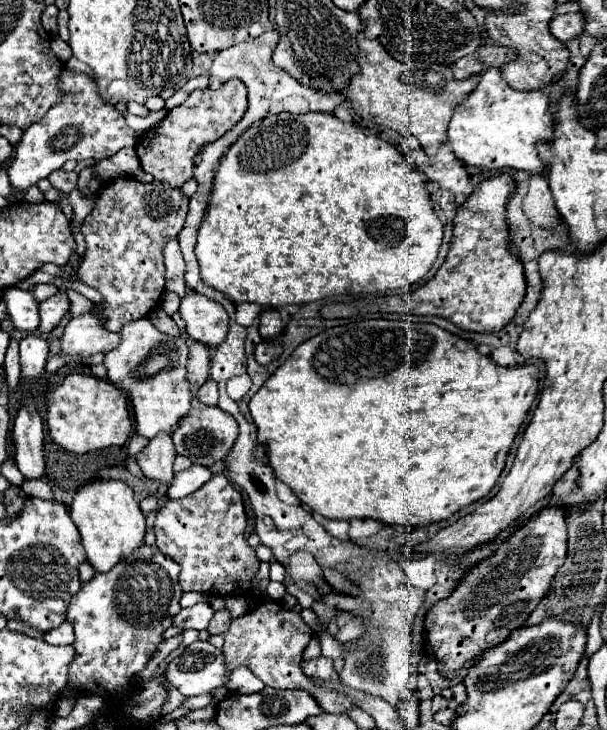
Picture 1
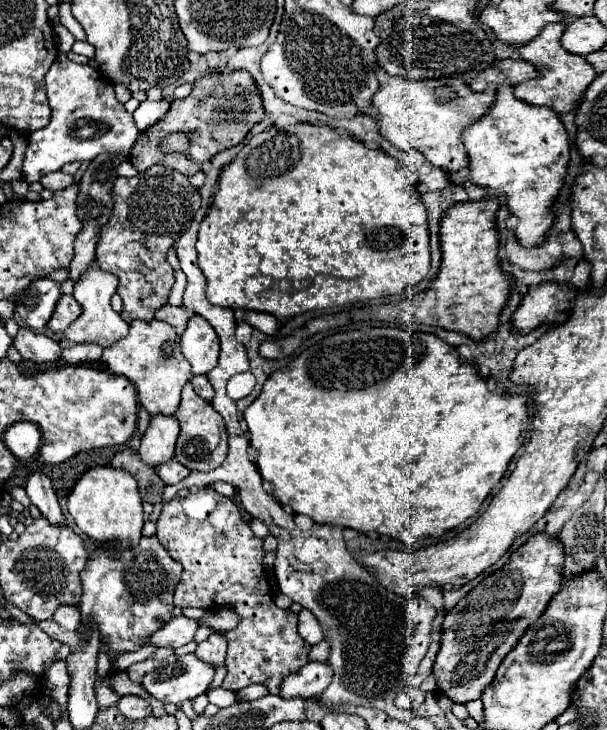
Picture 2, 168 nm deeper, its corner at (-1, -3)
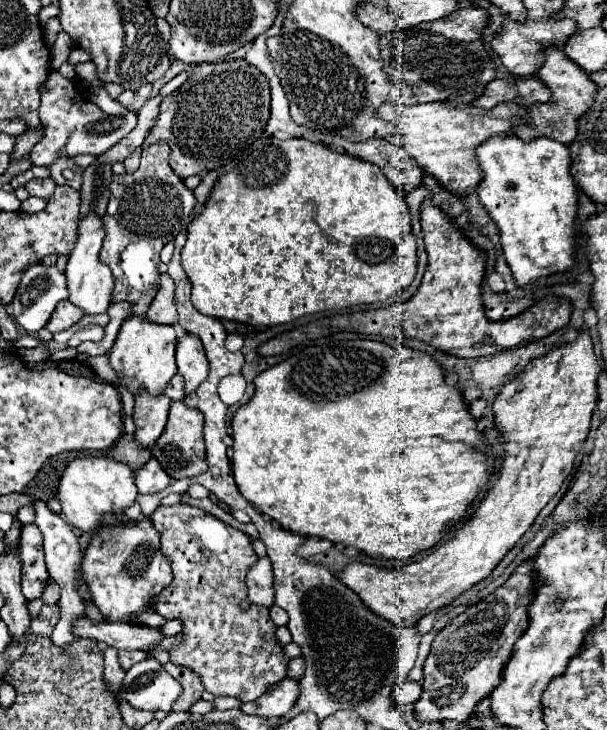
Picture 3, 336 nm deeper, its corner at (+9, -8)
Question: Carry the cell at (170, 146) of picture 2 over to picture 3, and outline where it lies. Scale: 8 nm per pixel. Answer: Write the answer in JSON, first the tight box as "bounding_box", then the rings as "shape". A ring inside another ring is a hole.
{"bounding_box":[100,141,196,315],"shape":[[[162,141],[144,147],[142,149],[142,163],[136,169],[136,173],[124,173],[124,175],[114,175],[112,185],[110,185],[110,203],[108,211],[104,215],[104,229],[106,229],[106,239],[100,251],[100,259],[112,269],[114,275],[114,299],[130,301],[132,305],[132,315],[146,315],[146,309],[150,307],[150,301],[156,297],[158,291],[158,263],[160,263],[160,251],[162,247],[172,241],[180,229],[190,221],[190,211],[196,205],[194,193],[184,185],[182,179],[178,179],[172,173],[172,167],[168,165],[168,153],[170,147]]]}

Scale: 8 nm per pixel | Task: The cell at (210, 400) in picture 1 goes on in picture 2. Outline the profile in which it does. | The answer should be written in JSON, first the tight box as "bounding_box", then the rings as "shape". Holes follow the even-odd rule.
{"bounding_box":[190,376,214,402],"shape":[[[192,376],[190,380],[192,380],[192,386],[194,386],[194,390],[196,390],[196,394],[198,394],[200,398],[204,398],[204,400],[208,400],[208,402],[214,398],[214,390],[210,388],[206,376]]]}

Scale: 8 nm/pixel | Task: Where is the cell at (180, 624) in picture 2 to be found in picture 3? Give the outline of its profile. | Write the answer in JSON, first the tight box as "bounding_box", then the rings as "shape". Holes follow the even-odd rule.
{"bounding_box":[74,615,162,649],"shape":[[[86,615],[74,621],[74,635],[104,641],[106,645],[112,645],[116,649],[142,649],[162,639],[162,633],[154,627],[138,623],[122,623],[122,621],[94,623]]]}

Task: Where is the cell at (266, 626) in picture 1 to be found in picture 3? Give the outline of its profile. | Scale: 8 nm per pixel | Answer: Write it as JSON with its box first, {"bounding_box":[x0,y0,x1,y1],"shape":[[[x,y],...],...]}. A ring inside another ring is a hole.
{"bounding_box":[152,503,290,701],"shape":[[[184,503],[158,507],[152,523],[162,537],[162,553],[170,557],[174,571],[172,583],[154,597],[152,609],[164,619],[182,621],[184,641],[168,651],[170,661],[194,671],[204,689],[216,697],[256,701],[286,677],[290,659],[284,657],[274,635],[276,625],[268,617],[268,607],[248,601],[246,571],[258,559],[250,539],[206,511]]]}

